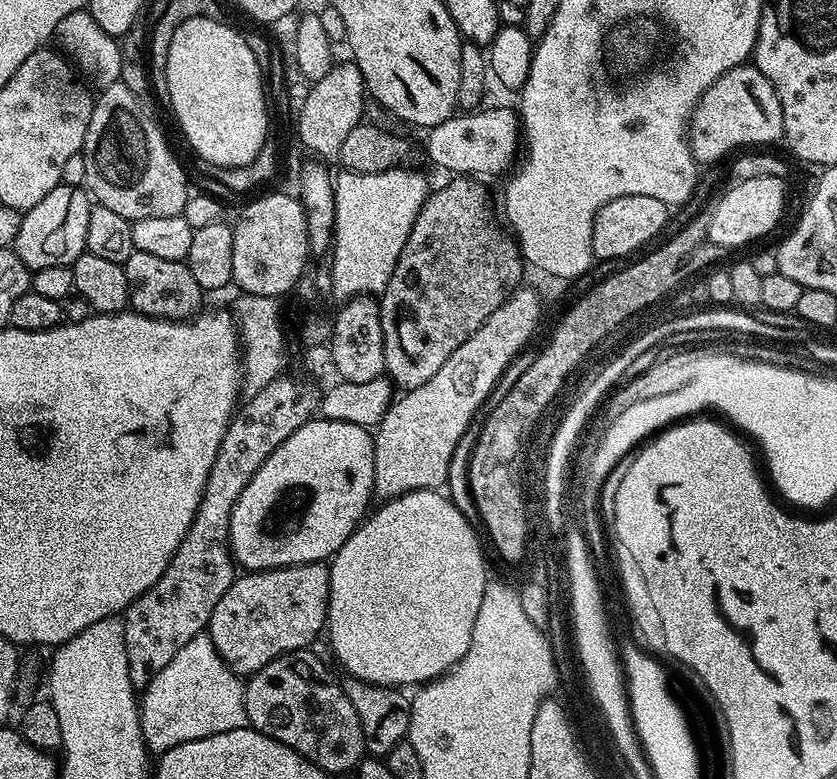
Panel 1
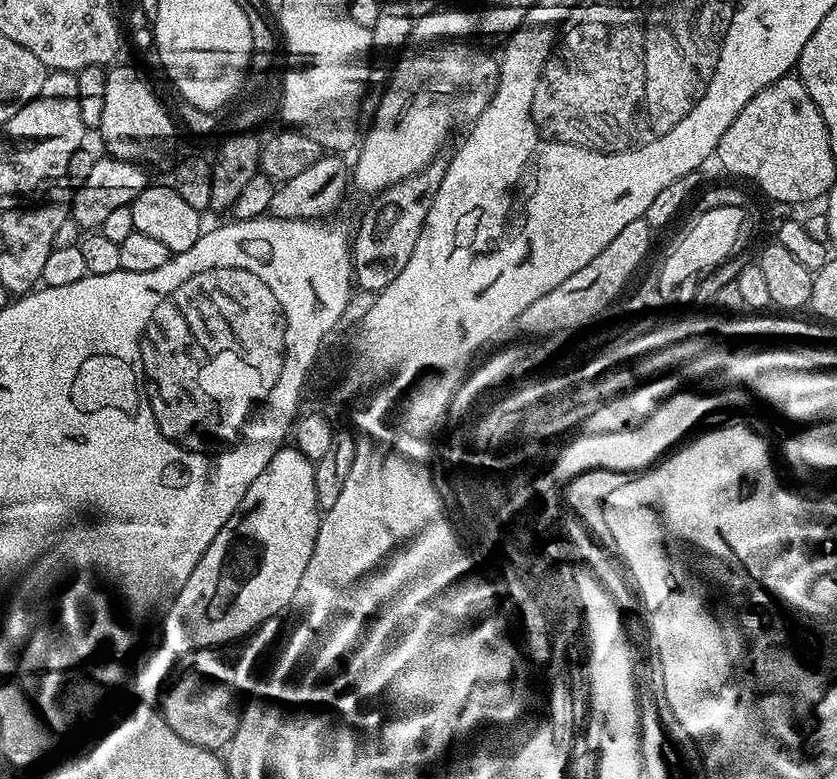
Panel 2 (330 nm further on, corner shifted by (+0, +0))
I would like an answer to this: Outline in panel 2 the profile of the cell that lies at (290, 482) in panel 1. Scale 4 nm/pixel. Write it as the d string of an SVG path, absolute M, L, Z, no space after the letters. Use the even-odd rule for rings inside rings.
M285 446L276 451L274 458L270 458L270 462L266 462L266 470L262 470L262 474L258 474L258 478L254 478L254 482L250 482L250 490L246 490L246 494L242 498L240 511L231 516L226 522L226 526L222 526L222 530L218 530L218 534L214 538L214 542L210 542L206 554L202 554L198 566L194 566L194 574L190 574L190 578L186 578L186 586L182 586L176 599L167 605L166 611L163 613L165 616L162 647L170 650L173 657L179 658L203 648L220 648L225 646L224 644L230 643L231 640L239 641L241 638L247 637L248 633L256 629L262 622L279 617L281 615L279 612L284 607L287 609L291 605L294 594L298 591L298 582L302 582L302 573L305 572L306 565L310 563L310 554L314 554L314 542L318 538L320 529L322 513L318 506L318 494L314 494L315 469L315 463L308 460L306 454L299 452L295 446Z

